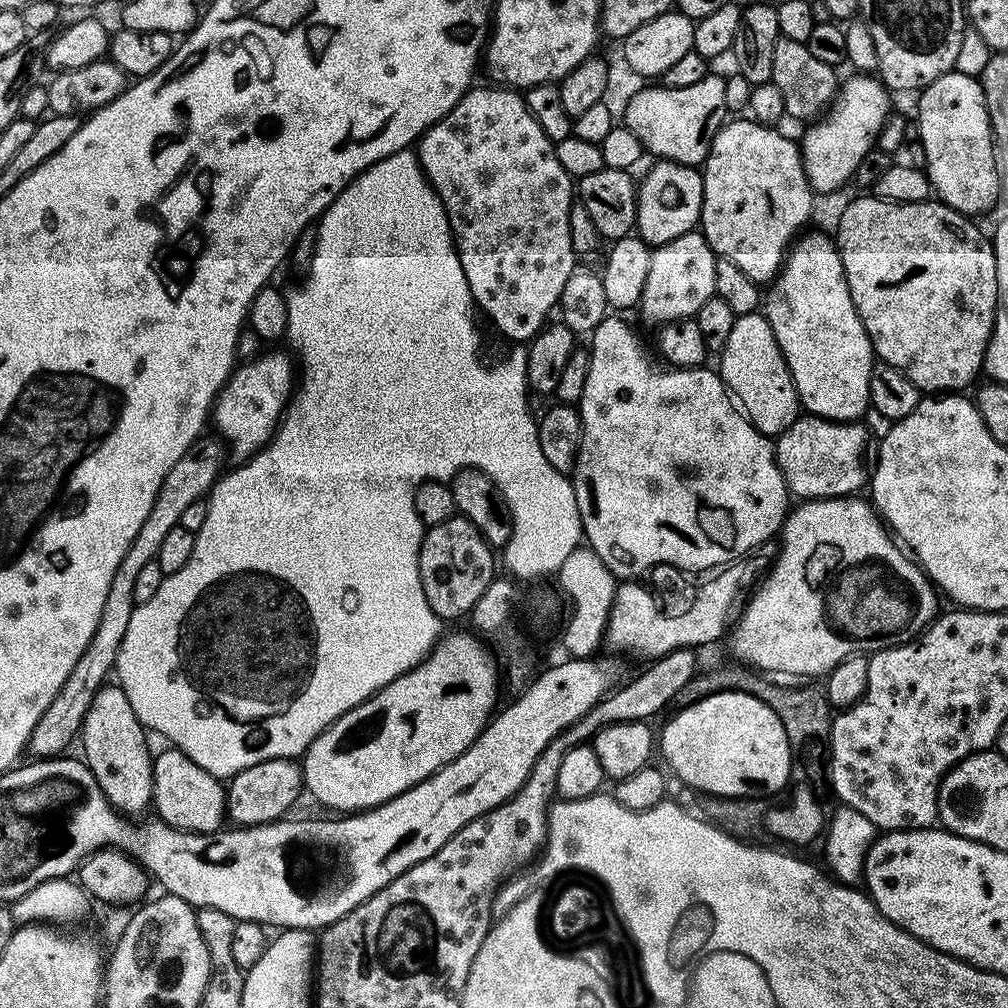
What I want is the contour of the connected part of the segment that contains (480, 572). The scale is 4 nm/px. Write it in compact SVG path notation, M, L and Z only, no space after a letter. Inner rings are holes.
M459 514L450 517L446 522L438 522L438 526L425 531L424 540L420 544L422 594L426 594L426 602L430 602L430 610L434 610L434 614L440 617L441 621L456 620L459 616L467 617L478 602L478 598L486 594L490 582L497 575L498 560L492 555L494 555L492 545L485 542L482 534L478 534L474 522Z

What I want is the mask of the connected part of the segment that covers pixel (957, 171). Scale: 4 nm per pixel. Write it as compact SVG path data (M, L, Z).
M960 71L942 74L922 89L916 104L916 124L920 127L920 144L924 147L922 164L939 203L948 204L955 212L963 212L969 218L976 218L979 212L990 211L1001 199L1001 175L983 86L975 75Z

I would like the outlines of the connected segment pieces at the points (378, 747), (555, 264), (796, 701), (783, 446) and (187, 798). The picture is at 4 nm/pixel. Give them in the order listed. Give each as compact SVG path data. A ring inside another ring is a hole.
M471 631L468 632L452 632L449 636L448 633L441 635L435 648L429 652L421 664L414 666L406 674L394 678L394 682L390 682L385 688L378 690L369 700L363 700L358 706L354 706L346 714L342 714L342 718L335 720L322 734L318 734L318 738L314 738L314 742L310 742L310 746L302 757L304 787L307 795L312 795L322 807L333 808L336 811L333 813L336 814L367 812L369 808L377 808L380 804L386 804L398 794L410 790L418 782L430 778L442 766L446 766L451 760L461 756L480 737L480 731L488 724L489 720L493 719L498 708L496 695L500 692L500 676L496 673L497 657L495 655L492 657L484 649L485 641L479 635L473 634Z
M473 86L464 93L464 97L434 126L424 131L418 141L418 159L420 169L425 178L444 203L448 215L448 225L452 231L452 241L456 244L456 253L462 262L462 270L466 274L466 282L470 286L470 294L478 305L479 311L492 319L492 324L508 340L524 340L531 342L545 327L547 318L559 305L560 295L565 289L573 272L578 268L578 257L570 242L570 210L574 199L573 177L562 170L562 162L558 162L555 143L543 132L542 126L535 120L534 114L528 109L525 97L519 91L507 86L488 86L492 88L479 88Z
M727 662L712 668L709 672L697 671L695 676L678 690L675 698L677 705L693 704L707 696L713 696L715 692L745 692L751 696L757 696L774 714L778 714L778 722L782 722L782 730L786 730L786 742L790 742L790 754L792 755L792 776L798 778L804 772L800 760L824 760L830 756L832 746L832 717L833 709L830 707L828 697L823 691L816 688L795 688L795 683L780 682L775 684L775 679L761 674L757 669L739 662Z
M801 414L782 435L775 437L776 461L780 467L782 478L786 482L789 493L793 497L805 500L829 500L839 496L851 496L859 493L860 487L865 487L870 472L864 469L864 447L868 444L868 432L860 422L845 422L842 420L827 420L821 416Z
M165 747L165 752L156 752L152 762L152 802L151 807L156 808L155 815L163 824L168 824L172 828L181 828L183 832L218 832L225 827L226 813L228 810L228 797L225 785L221 777L212 776L198 762L186 758L177 748Z

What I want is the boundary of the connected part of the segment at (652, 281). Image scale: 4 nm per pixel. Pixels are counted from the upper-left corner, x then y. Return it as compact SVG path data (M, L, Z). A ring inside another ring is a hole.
M696 230L682 234L682 238L674 238L674 242L659 245L650 258L650 275L642 290L638 312L653 326L695 317L702 302L710 299L716 291L714 270L717 259L704 235Z

